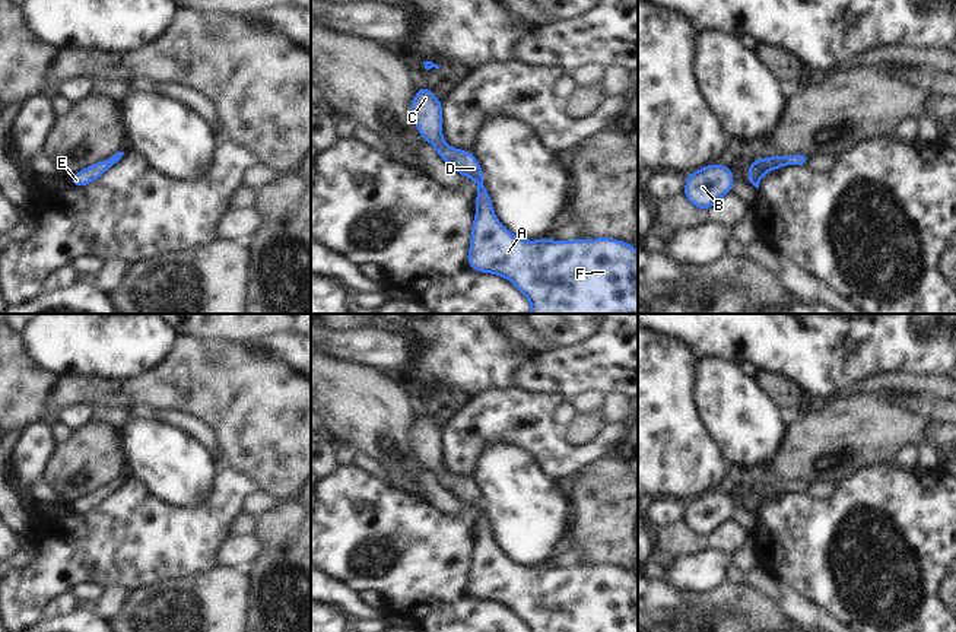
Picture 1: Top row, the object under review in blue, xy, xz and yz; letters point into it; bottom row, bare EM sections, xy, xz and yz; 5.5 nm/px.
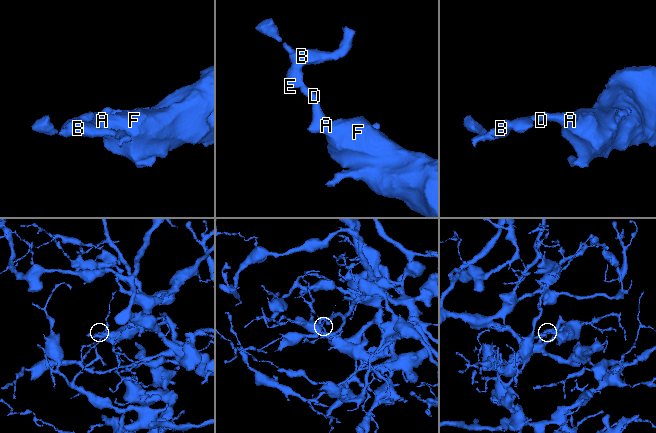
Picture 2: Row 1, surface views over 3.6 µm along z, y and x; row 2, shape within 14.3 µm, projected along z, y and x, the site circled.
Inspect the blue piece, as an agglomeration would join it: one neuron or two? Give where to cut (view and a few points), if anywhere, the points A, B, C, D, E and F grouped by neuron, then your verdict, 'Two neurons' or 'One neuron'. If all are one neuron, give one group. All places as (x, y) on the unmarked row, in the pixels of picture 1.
No split. Groups: A B C D E F. One neuron.

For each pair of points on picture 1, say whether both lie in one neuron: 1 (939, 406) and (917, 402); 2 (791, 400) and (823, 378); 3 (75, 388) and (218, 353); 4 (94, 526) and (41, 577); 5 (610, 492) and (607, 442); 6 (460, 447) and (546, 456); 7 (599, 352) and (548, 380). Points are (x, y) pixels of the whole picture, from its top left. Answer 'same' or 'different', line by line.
1: same
2: different
3: same
4: same
5: different
6: same
7: same

